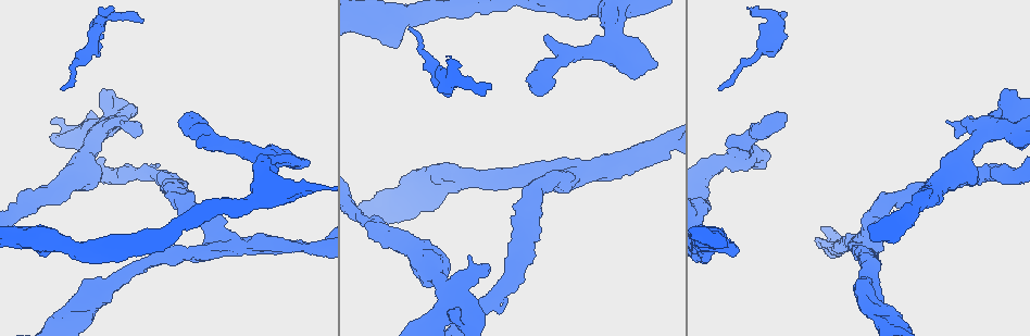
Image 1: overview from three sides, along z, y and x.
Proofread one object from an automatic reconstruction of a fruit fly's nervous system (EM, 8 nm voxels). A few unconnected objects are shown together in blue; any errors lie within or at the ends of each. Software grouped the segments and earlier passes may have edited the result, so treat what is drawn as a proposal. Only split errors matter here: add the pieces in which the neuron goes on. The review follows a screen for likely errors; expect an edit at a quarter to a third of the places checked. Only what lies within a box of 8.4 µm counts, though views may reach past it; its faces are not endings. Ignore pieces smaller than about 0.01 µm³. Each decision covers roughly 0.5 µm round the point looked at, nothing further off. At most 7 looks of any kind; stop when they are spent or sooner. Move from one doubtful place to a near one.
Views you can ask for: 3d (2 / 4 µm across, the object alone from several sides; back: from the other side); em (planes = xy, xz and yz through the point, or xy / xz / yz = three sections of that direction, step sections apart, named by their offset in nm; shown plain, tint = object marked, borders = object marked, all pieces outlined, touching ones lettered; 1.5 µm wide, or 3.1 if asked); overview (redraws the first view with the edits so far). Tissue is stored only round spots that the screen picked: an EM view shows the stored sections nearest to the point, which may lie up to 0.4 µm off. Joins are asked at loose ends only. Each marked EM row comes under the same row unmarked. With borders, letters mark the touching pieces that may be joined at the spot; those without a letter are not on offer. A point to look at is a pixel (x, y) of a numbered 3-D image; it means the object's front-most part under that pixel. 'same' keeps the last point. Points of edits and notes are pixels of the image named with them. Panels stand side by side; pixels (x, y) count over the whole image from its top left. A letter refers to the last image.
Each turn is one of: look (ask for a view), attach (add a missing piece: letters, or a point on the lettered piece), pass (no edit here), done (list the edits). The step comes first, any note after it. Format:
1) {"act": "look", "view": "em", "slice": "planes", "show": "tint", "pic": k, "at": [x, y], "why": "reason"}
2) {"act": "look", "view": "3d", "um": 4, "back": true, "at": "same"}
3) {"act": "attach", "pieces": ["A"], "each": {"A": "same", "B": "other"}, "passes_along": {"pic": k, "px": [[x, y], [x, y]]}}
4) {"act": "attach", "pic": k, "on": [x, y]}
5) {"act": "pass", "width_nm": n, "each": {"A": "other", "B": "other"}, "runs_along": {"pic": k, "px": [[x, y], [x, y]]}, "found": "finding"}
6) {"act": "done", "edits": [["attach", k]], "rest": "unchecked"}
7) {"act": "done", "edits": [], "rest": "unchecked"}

{"act": "look", "view": "em", "slice": "xy", "step": 4, "show": "tint", "pic": 1, "at": [61, 87], "why": "an open end"}

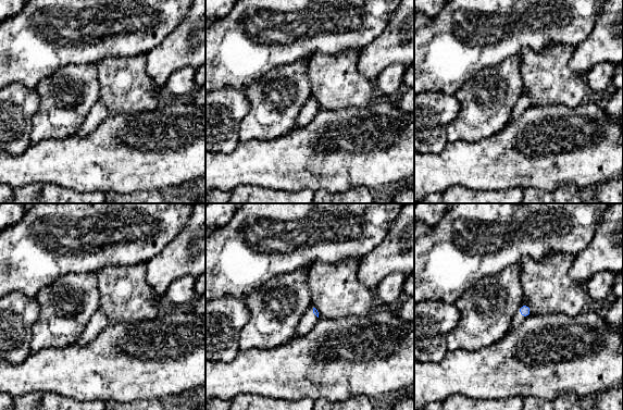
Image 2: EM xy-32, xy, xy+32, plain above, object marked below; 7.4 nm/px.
{"act": "look", "view": "em", "slice": "planes", "show": "borders", "at": "same", "why": "another direction"}

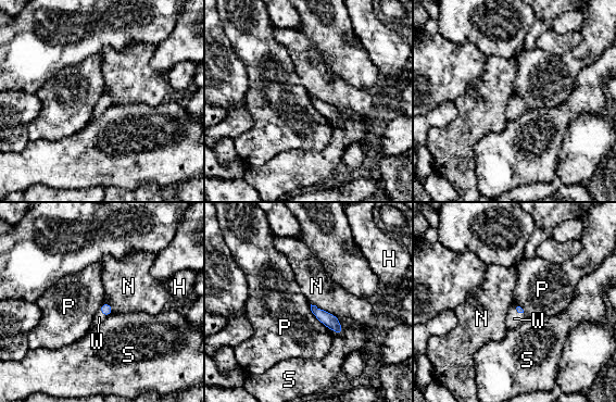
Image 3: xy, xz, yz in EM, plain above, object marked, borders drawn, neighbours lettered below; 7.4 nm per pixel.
{"act": "attach", "pieces": ["W"], "each": {"H": "other", "N": "other", "P": "other", "S": "other", "W": "same"}, "found": "it goes on there"}

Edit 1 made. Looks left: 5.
{"act": "look", "view": "overview", "why": "redraw"}

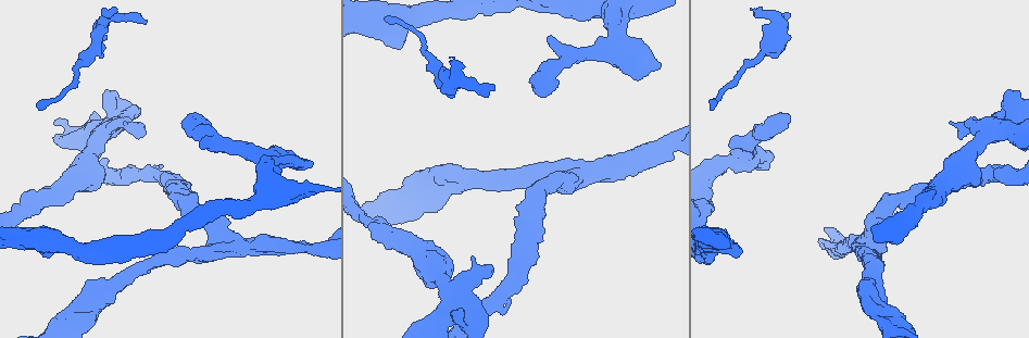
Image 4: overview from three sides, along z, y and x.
{"act": "look", "view": "3d", "um": 2, "back": true, "pic": 4, "at": [548, 37], "why": "an open end"}

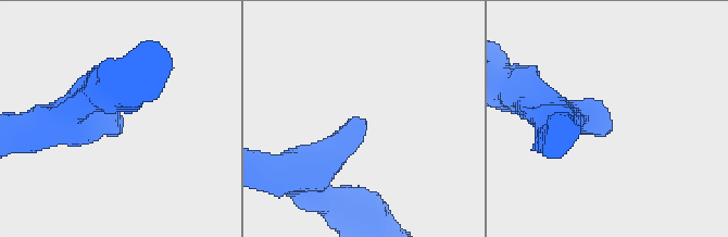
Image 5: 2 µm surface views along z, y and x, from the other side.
{"act": "look", "view": "em", "slice": "planes", "show": "borders", "pic": 5, "at": [362, 121]}

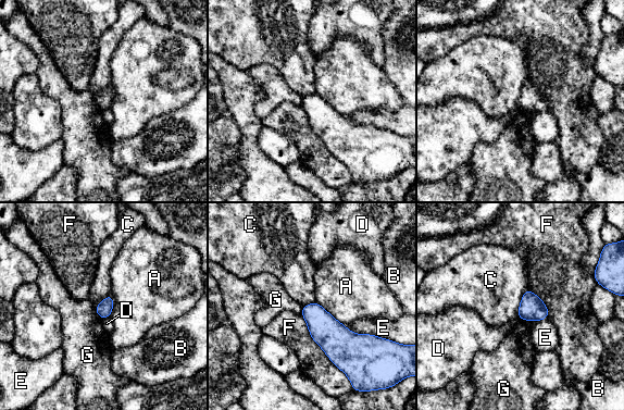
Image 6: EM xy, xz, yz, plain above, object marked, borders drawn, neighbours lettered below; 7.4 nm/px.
{"act": "pass", "longest_contact_nm": ["F", 550], "each": {"A": "other", "B": "other", "C": "other", "D": "other", "E": "other", "F": "other", "G": "other"}, "border": {"pic": 6, "px": [[527, 288], [521, 299], [516, 318]]}, "found": "none of them fits"}

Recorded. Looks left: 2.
{"act": "look", "view": "em", "slice": "xy", "step": 4, "show": "borders", "pic": 4, "at": [69, 309], "why": "stops while still wide"}

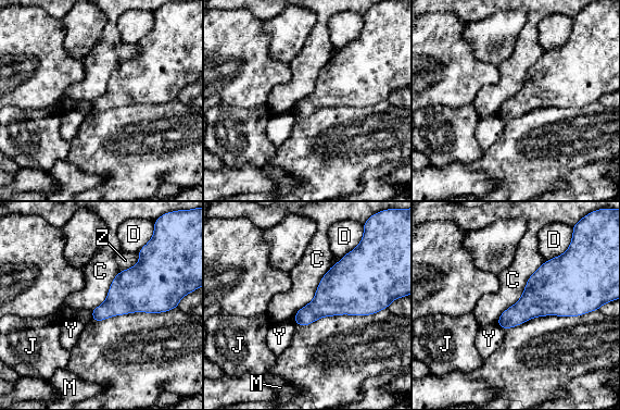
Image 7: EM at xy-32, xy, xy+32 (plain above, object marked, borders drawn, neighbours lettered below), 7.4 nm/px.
{"act": "pass", "each": {"C": "other", "D": "other", "J": "other", "M": "other", "Y": "other", "Z": "other"}, "border": {"pic": 7, "px": [[545, 261], [495, 322]]}, "found": "none of them fits"}

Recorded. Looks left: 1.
{"act": "done", "edits": [["attach", 3]], "rest": "unchecked"}

